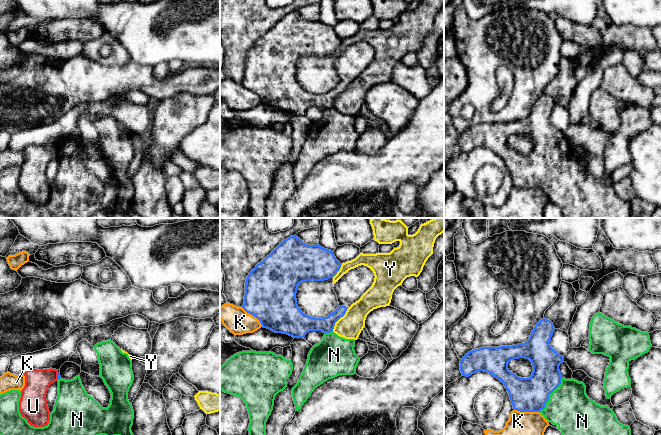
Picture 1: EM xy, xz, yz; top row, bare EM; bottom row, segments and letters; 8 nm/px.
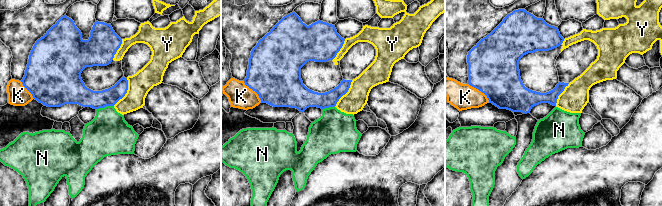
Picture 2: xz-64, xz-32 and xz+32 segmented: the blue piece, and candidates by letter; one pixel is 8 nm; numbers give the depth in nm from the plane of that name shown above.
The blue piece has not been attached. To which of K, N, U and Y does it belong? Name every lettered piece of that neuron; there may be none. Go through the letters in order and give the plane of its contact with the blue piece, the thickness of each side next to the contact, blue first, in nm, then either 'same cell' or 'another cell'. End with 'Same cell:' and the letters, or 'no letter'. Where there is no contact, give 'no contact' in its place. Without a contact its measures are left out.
K: meets blue in yz; 280 nm thick on the blue side, 360 nm on the other; another cell
N: meets blue in yz; 280 nm thick on the blue side, 340 nm on the other; same cell
U: meets blue in xy; 20 nm thick on the blue side, 200 nm on the other; another cell
Y: meets blue in xz; 120 nm thick on the blue side, 200 nm on the other; another cell
Same cell: N

